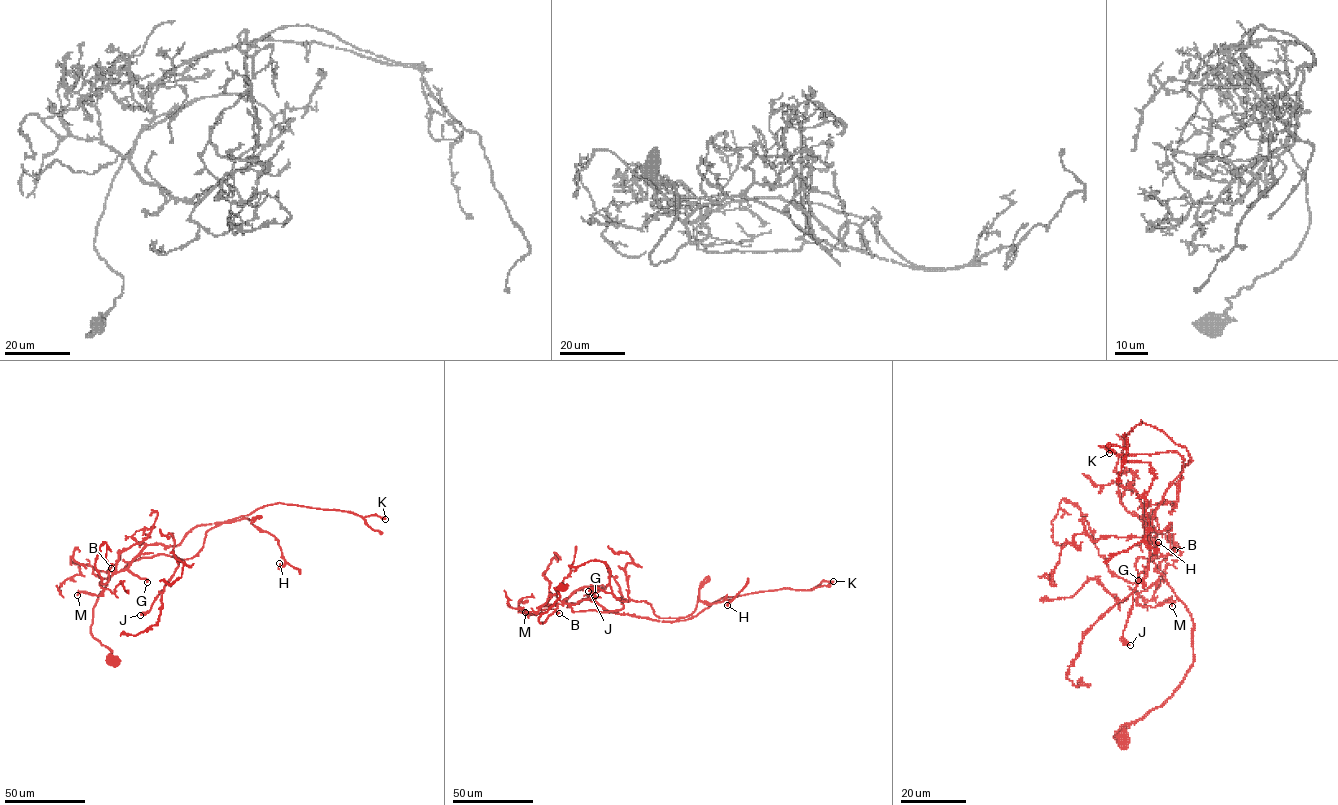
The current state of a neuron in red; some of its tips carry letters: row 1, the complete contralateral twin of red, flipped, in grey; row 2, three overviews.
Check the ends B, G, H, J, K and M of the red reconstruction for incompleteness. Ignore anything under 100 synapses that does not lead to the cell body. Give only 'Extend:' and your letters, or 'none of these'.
Extend: G

